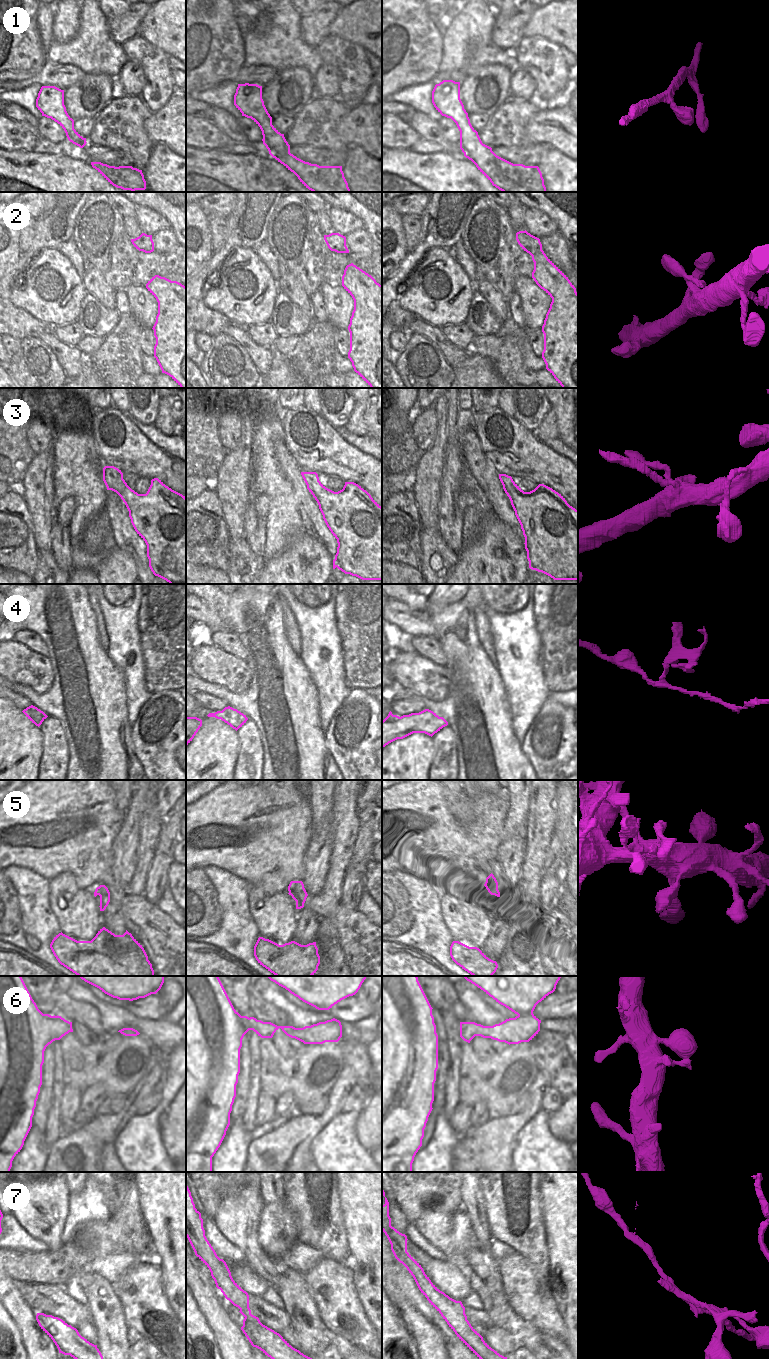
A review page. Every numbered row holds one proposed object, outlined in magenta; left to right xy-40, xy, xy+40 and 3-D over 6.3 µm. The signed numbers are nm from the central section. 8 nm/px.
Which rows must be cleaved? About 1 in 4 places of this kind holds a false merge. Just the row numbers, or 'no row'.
4, 7

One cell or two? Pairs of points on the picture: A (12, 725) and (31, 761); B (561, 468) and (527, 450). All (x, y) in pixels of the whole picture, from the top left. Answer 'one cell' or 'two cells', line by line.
A: one cell
B: one cell

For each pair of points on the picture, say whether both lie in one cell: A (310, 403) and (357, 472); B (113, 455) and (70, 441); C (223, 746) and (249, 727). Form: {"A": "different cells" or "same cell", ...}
{"A": "different cells", "B": "different cells", "C": "different cells"}

